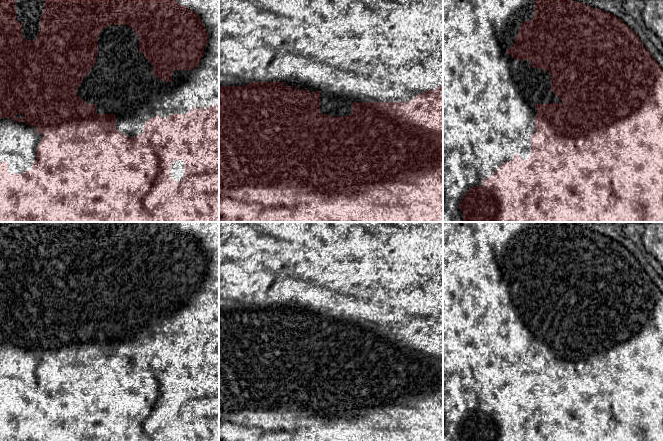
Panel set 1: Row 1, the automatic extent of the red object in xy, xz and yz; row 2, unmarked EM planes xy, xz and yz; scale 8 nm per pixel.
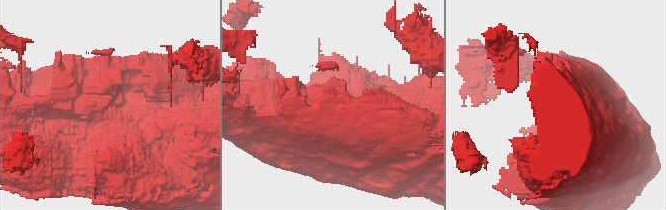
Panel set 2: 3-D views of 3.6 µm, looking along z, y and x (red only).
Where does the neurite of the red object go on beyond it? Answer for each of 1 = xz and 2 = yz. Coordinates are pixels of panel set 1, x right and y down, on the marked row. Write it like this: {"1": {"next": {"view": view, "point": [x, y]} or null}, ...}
{"1": {"next": {"view": "xz", "point": [351, 51]}}, "2": {"next": {"view": "yz", "point": [489, 97]}}}

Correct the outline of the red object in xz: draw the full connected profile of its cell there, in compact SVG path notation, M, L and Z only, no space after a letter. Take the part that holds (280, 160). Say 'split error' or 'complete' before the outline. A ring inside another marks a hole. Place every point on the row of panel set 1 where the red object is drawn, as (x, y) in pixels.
split error; M219 0L219 222L443 222L443 0Z

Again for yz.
split error; M443 0L443 222L663 222L663 68L662 68L662 67L661 67L661 66L660 66L660 65L659 65L659 64L658 64L658 62L657 62L657 61L656 61L656 60L655 60L655 59L654 59L654 57L653 57L653 56L652 56L652 55L651 55L651 54L650 54L650 52L649 52L649 50L648 50L648 49L647 49L647 48L646 48L646 47L645 47L645 46L644 46L644 45L643 45L643 43L642 43L642 42L641 42L641 40L640 40L640 39L639 39L639 37L638 37L638 36L637 36L637 34L636 34L636 33L635 33L635 32L634 32L634 30L633 30L633 29L631 29L631 28L630 28L630 27L629 27L629 26L628 26L628 25L627 25L627 24L625 24L625 23L624 23L624 22L623 22L623 21L622 21L622 20L620 20L620 19L619 19L619 18L617 18L617 17L616 17L616 16L614 16L614 15L612 15L612 14L610 14L610 13L608 13L608 12L605 12L605 11L603 11L603 10L601 10L601 9L598 9L598 8L594 8L594 7L591 7L591 6L590 6L590 5L588 5L588 4L584 4L584 3L582 3L582 2L576 2L576 1L574 1L574 0L556 0L556 1L554 1L554 0Z

